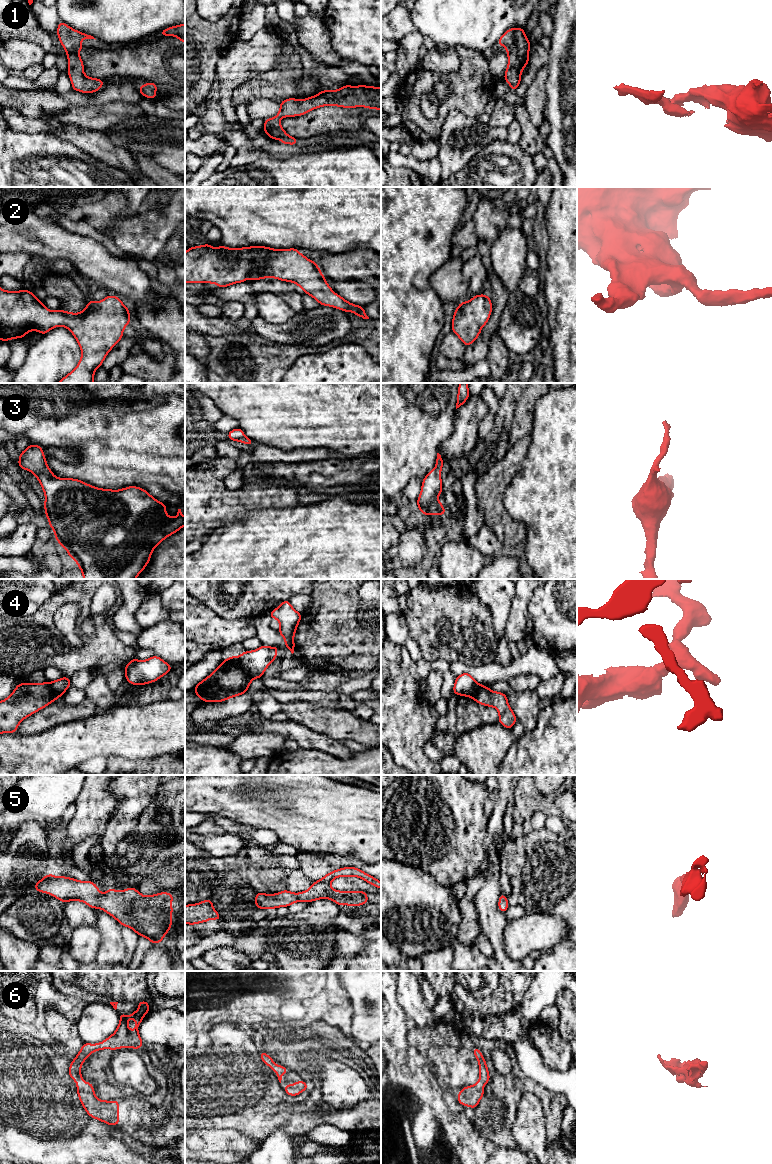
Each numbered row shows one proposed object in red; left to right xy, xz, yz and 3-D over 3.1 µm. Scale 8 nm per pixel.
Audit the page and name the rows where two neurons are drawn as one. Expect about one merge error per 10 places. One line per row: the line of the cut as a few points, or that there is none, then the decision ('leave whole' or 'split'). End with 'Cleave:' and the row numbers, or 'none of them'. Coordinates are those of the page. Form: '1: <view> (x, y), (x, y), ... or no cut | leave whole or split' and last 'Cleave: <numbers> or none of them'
1: no cut | leave whole
2: no cut | leave whole
3: no cut | leave whole
4: xz (237, 657), (238, 664), (252, 678) | split
5: no cut | leave whole
6: no cut | leave whole
Cleave: 4

